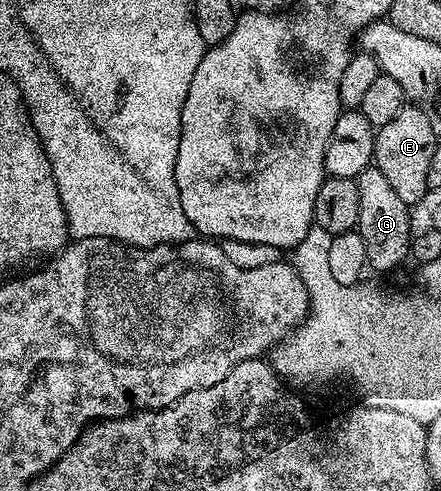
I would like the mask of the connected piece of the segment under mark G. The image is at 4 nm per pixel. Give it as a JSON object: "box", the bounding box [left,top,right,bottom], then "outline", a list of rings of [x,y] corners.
{"box":[355,166,411,271],"outline":[[[369,166],[359,174],[355,180],[357,197],[361,201],[358,233],[364,239],[367,267],[372,271],[391,271],[403,262],[408,262],[411,253],[410,225],[411,207],[401,197],[397,197],[395,190],[389,186],[389,180],[381,169]]]}

